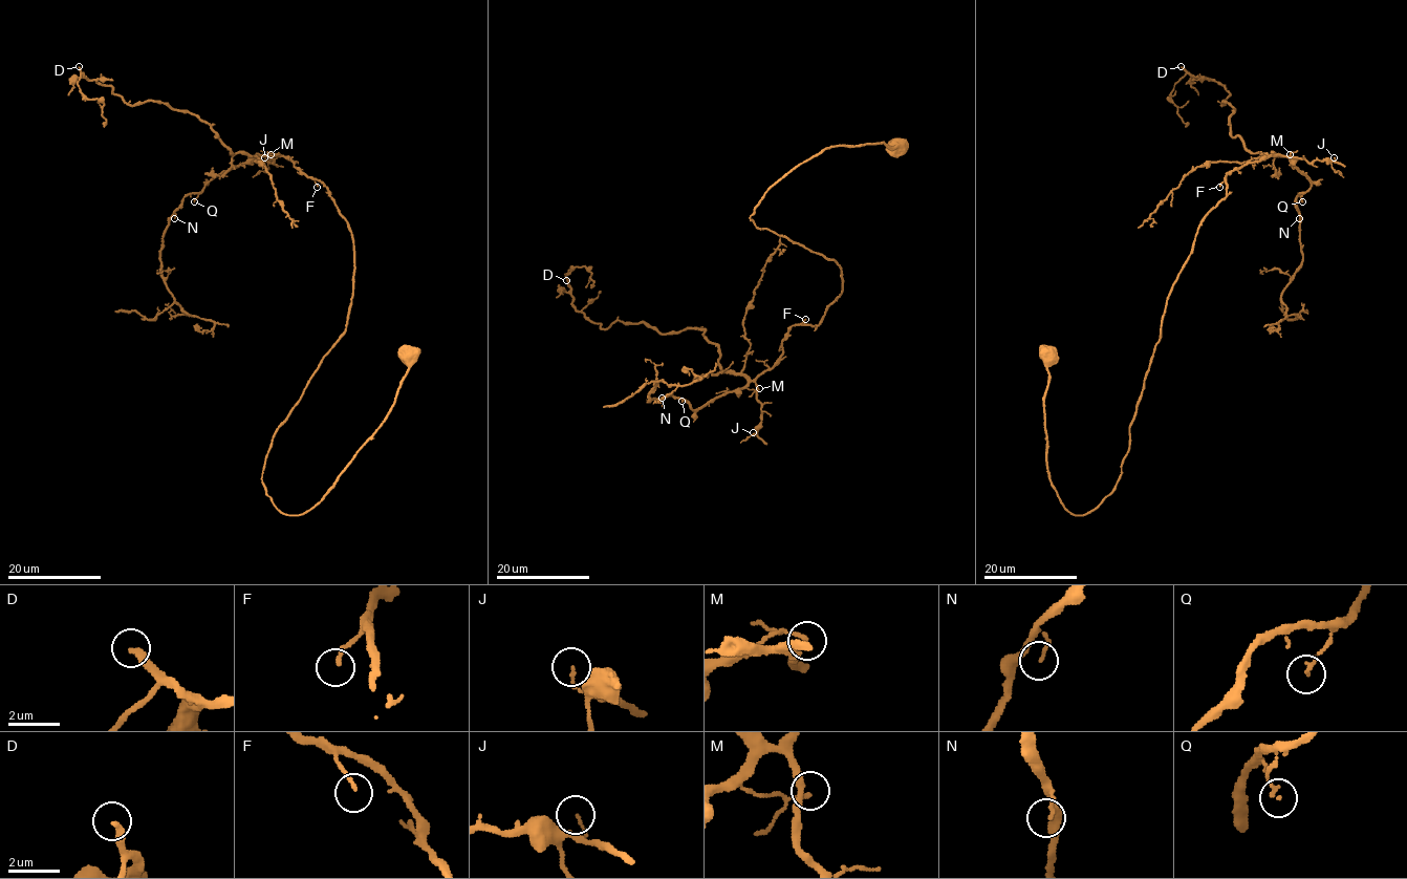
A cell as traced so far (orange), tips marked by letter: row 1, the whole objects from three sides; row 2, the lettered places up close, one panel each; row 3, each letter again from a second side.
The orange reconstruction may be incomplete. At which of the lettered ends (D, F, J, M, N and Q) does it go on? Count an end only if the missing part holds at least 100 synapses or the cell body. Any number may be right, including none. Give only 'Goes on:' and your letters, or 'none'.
Goes on: D

